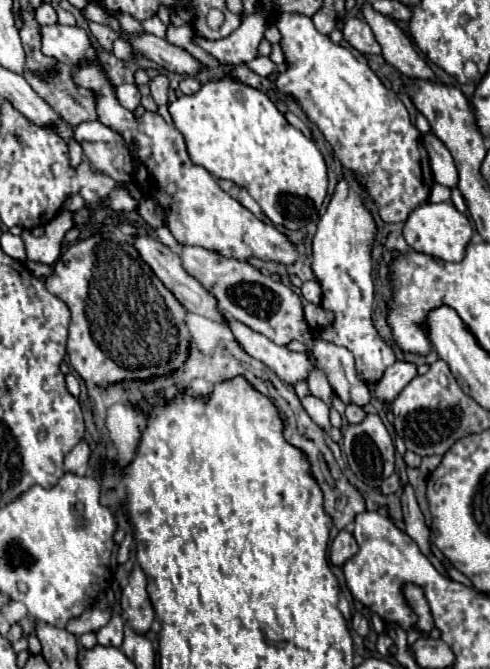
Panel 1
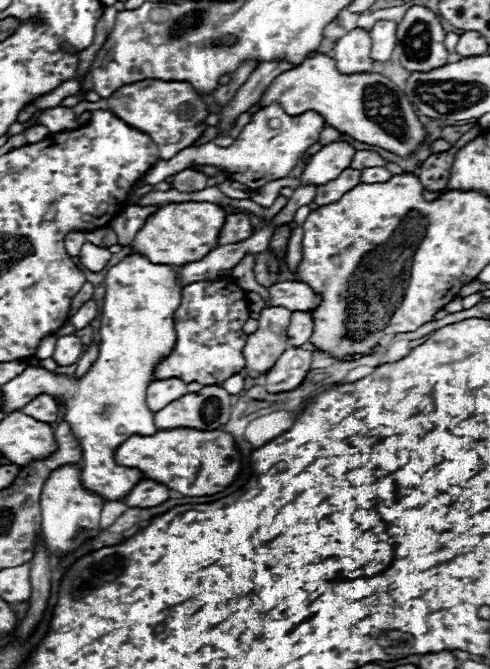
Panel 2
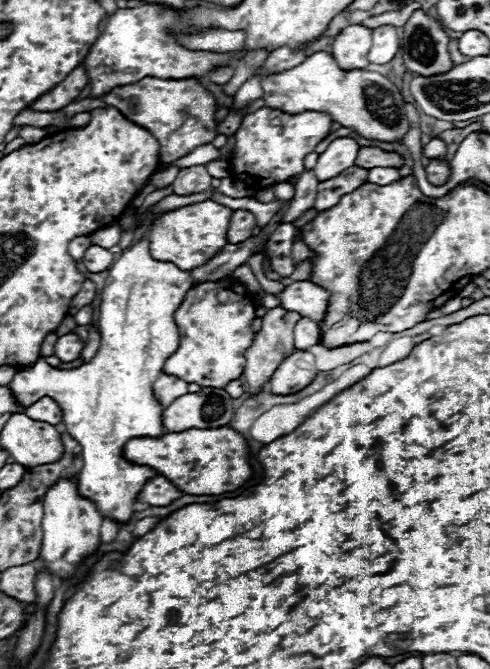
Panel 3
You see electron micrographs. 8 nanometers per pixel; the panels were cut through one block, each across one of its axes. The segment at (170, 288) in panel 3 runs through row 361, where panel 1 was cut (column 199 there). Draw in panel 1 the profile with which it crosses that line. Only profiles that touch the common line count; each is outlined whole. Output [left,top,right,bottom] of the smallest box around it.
[168,4,328,230]

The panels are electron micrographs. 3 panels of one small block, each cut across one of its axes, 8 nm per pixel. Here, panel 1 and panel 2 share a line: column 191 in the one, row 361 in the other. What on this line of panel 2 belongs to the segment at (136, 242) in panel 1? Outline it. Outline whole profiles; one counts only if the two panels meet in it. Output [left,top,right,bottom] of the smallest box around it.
[264,348,312,392]

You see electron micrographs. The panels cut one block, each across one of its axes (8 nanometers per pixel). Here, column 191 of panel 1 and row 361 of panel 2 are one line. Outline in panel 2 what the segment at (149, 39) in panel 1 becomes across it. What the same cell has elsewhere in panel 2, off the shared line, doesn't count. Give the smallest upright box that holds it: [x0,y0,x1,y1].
[52,334,84,366]

